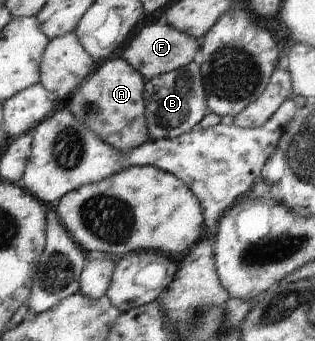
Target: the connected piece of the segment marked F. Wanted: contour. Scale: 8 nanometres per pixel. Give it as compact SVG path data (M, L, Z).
M160 20L153 22L153 24L147 24L131 40L131 44L125 50L123 49L121 58L124 58L125 62L128 62L143 78L150 78L151 80L182 66L187 66L193 61L193 56L200 46L200 41L196 38L179 32Z

